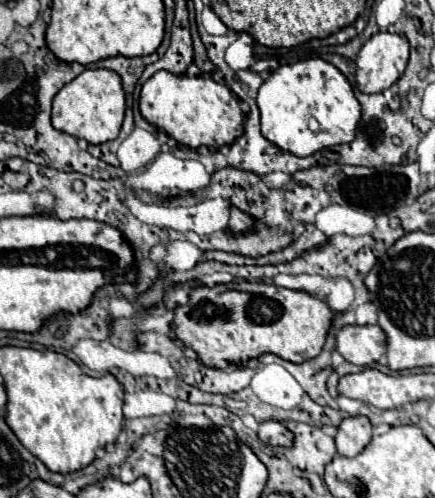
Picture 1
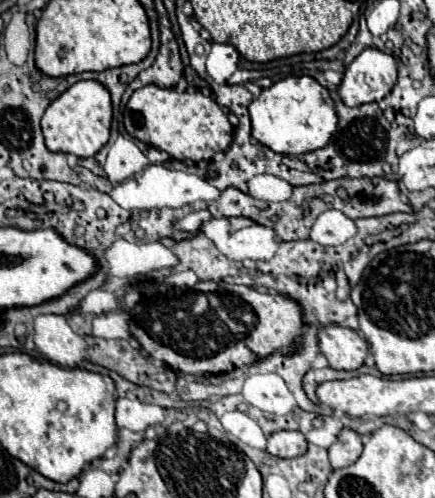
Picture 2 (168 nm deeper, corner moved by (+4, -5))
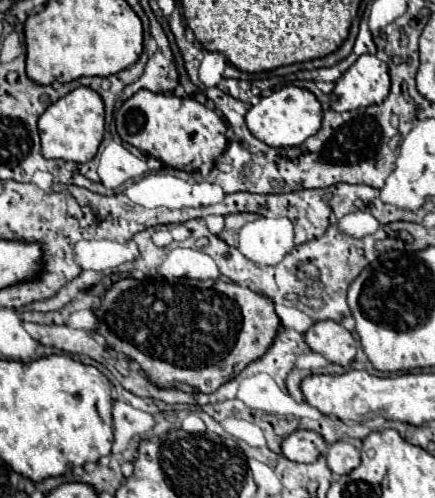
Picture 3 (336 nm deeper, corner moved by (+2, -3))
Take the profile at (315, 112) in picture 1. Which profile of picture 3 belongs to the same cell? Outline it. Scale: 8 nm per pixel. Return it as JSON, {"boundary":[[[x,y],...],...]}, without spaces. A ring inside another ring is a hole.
{"boundary":[[[283,86],[281,90],[275,90],[271,96],[263,96],[255,106],[251,106],[251,110],[245,116],[245,122],[251,134],[267,146],[301,146],[307,138],[319,132],[323,122],[323,108],[311,90],[299,86]]]}

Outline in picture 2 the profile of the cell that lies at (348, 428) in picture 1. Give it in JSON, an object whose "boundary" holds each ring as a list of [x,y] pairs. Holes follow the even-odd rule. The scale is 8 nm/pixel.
{"boundary":[[[343,428],[337,442],[329,448],[329,462],[333,468],[351,466],[359,458],[361,450],[363,450],[363,444],[359,434],[349,428]]]}

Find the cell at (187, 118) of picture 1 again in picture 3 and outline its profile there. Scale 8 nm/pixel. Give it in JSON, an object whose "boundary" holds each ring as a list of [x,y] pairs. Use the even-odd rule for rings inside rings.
{"boundary":[[[139,90],[119,108],[117,116],[119,136],[137,146],[147,156],[159,158],[165,166],[179,168],[185,172],[195,172],[205,162],[213,162],[227,148],[227,124],[209,106],[197,102],[195,98],[177,98],[175,94],[157,94],[151,90]]]}

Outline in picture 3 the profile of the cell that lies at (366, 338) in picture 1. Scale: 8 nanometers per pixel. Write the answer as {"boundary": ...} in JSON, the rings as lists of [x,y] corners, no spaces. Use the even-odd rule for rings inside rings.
{"boundary":[[[333,320],[315,322],[305,332],[305,342],[313,352],[323,354],[329,362],[347,368],[357,354],[357,342],[349,330]]]}

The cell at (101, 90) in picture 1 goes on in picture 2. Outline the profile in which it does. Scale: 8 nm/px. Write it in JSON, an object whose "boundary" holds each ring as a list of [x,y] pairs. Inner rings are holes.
{"boundary":[[[81,80],[49,104],[41,118],[45,146],[51,152],[75,154],[77,158],[95,156],[109,140],[113,108],[109,92],[95,80]]]}

